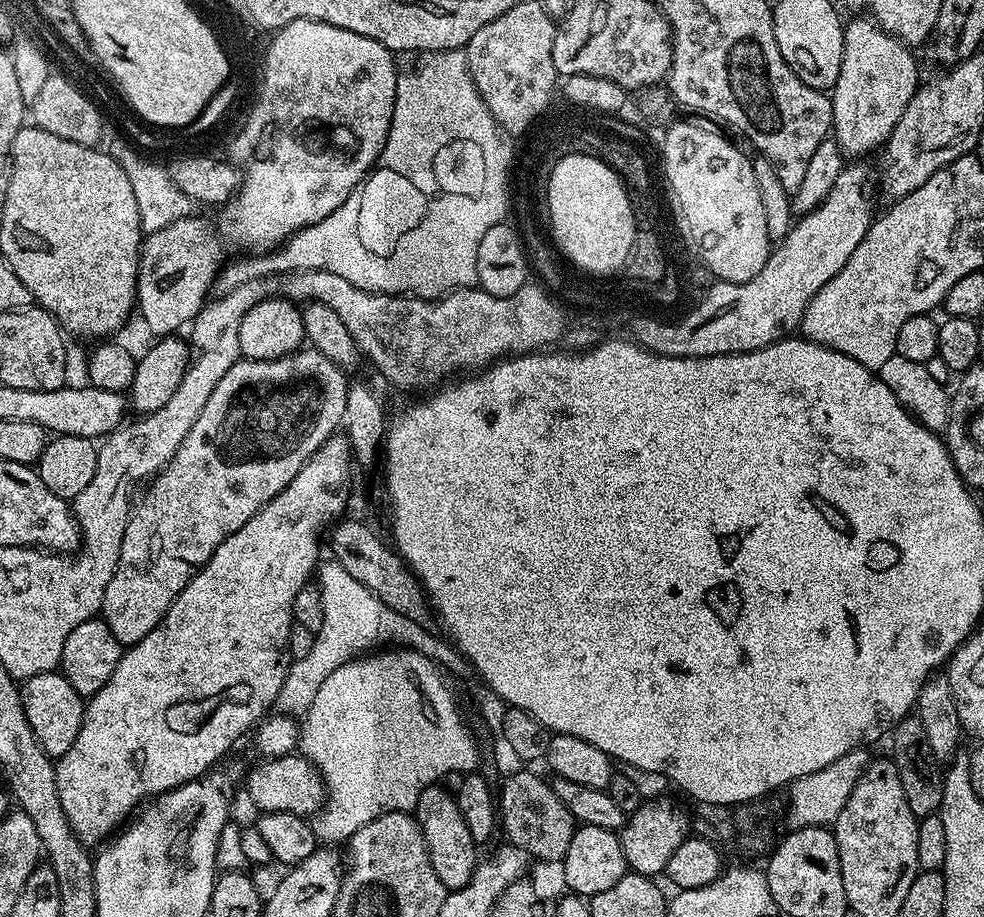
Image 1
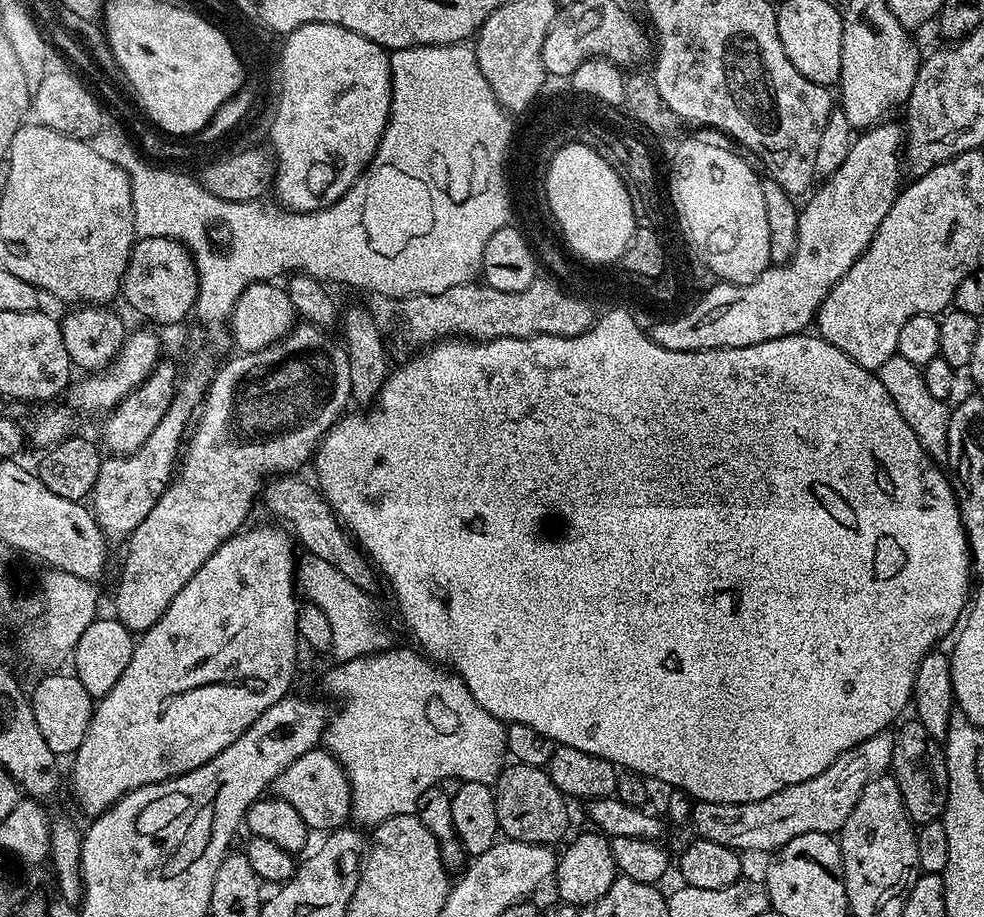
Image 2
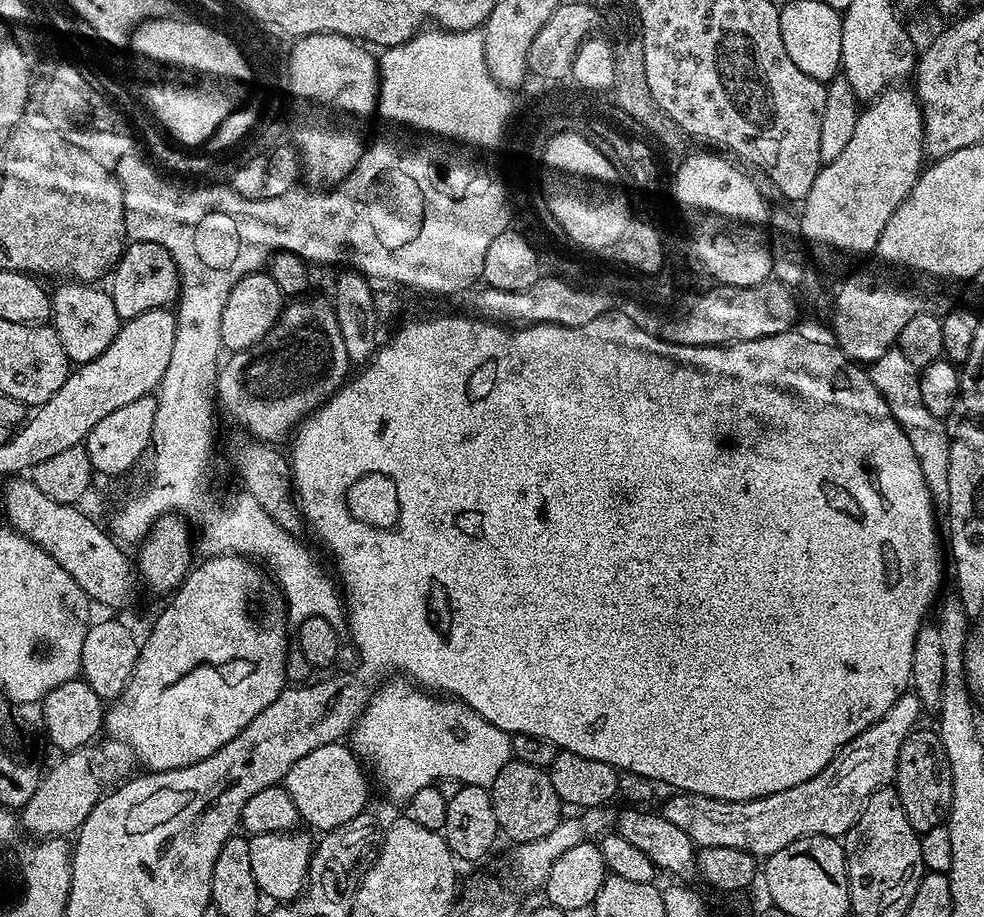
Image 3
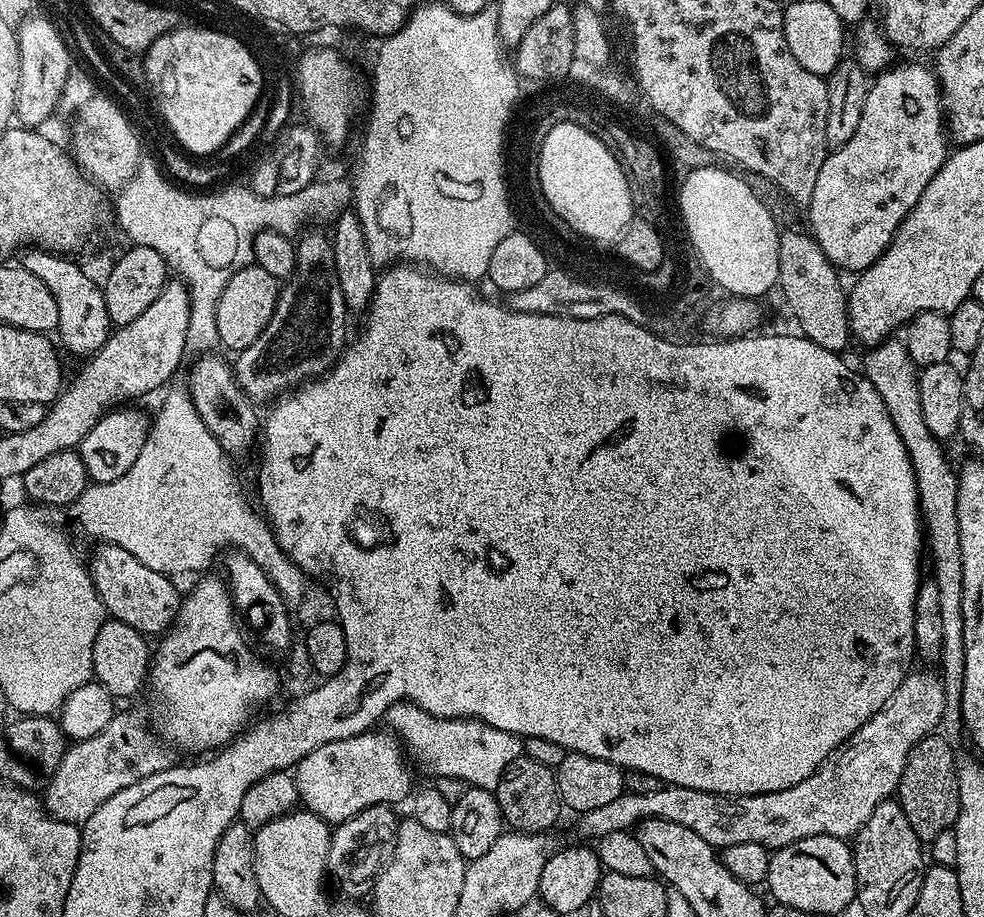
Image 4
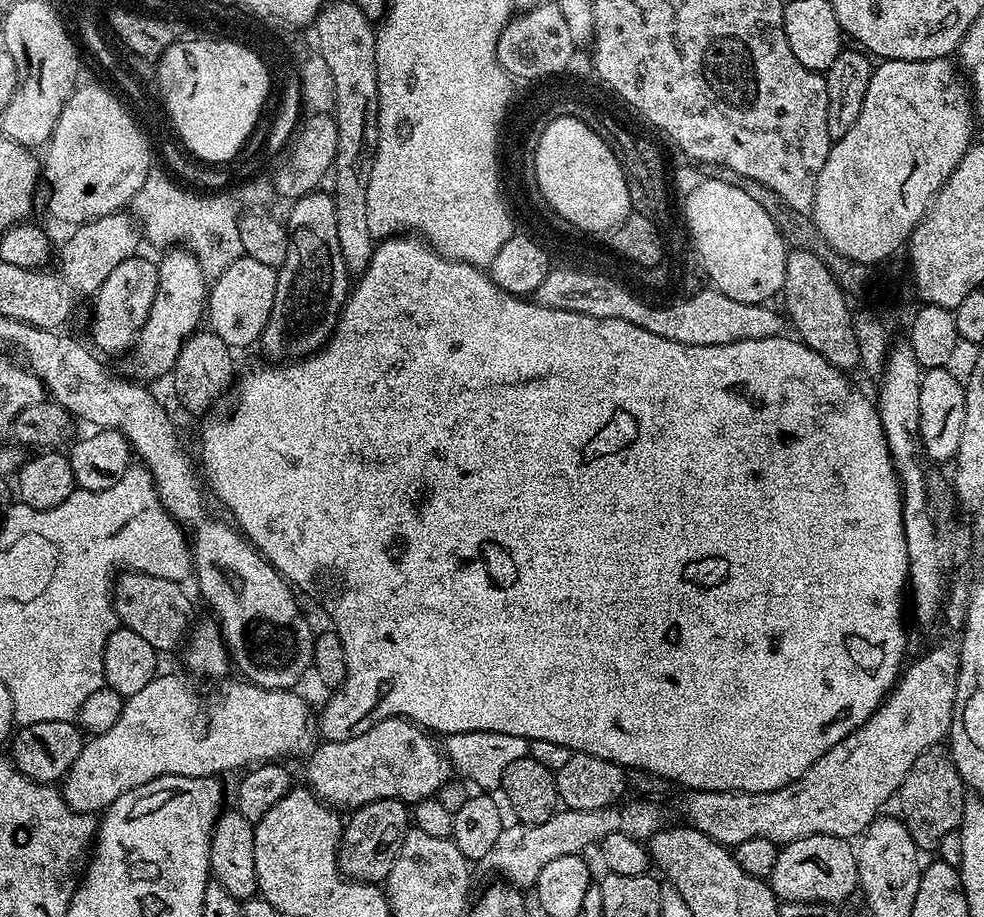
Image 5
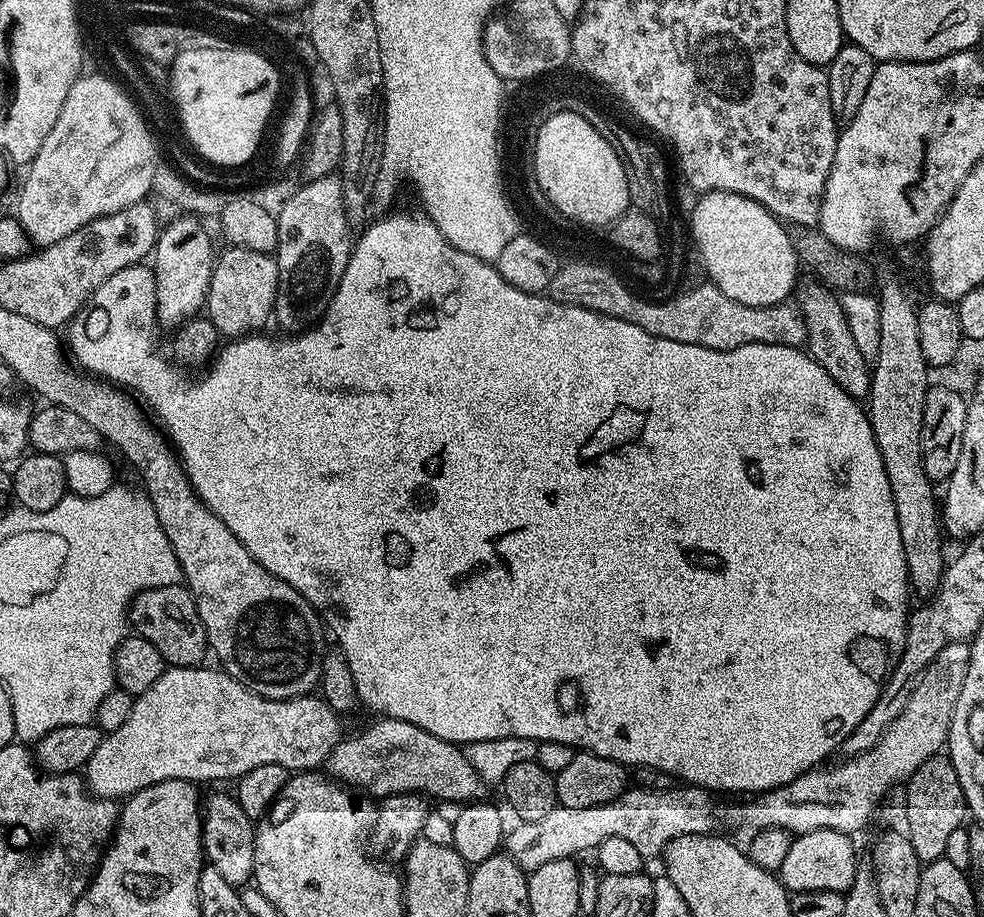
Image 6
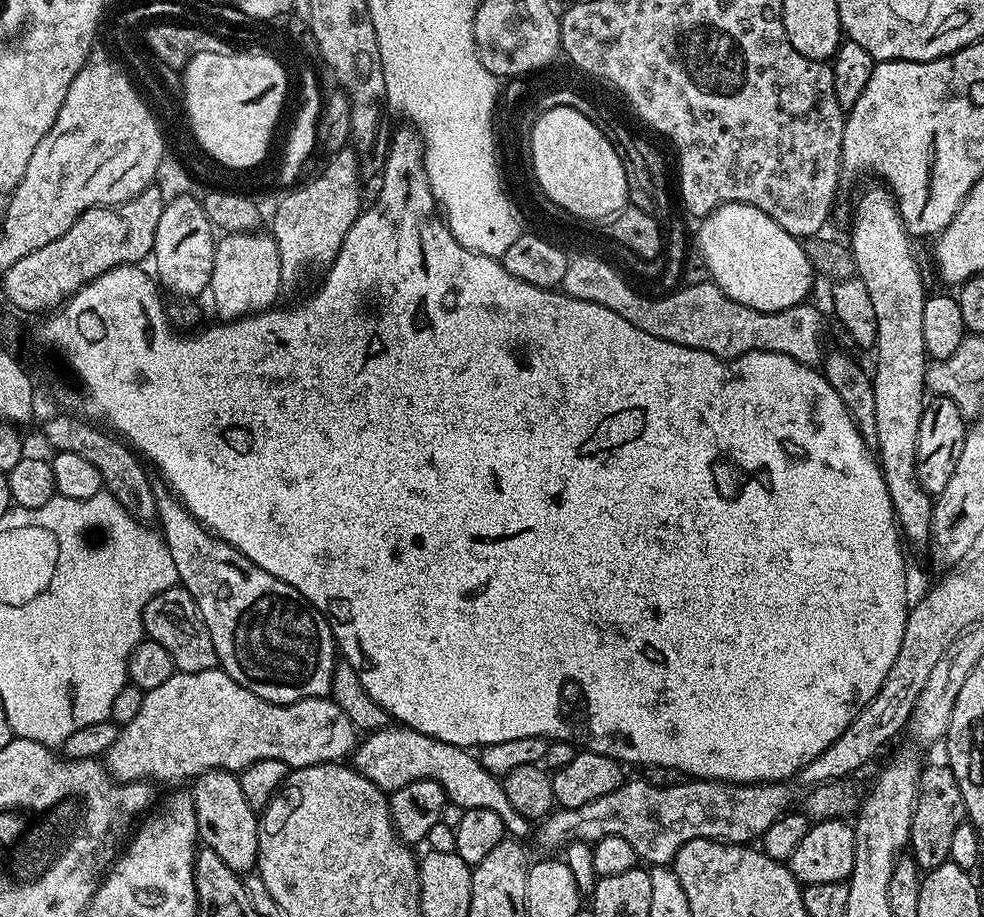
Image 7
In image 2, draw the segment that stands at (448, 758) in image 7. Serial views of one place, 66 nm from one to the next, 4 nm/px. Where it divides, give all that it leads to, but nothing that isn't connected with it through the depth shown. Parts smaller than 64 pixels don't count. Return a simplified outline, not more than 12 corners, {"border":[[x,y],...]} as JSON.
{"border":[[320,746],[270,788],[320,834],[352,815],[344,767]]}

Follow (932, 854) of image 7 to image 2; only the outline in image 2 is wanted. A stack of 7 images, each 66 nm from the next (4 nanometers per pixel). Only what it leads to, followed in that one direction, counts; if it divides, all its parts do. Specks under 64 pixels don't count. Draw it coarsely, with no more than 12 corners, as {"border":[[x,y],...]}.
{"border":[[917,719],[895,729],[890,774],[919,826],[946,810],[941,741]]}

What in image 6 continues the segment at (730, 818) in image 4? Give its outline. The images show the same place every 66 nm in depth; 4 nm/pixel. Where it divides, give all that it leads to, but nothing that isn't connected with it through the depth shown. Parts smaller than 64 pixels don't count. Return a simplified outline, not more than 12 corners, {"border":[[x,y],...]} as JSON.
{"border":[[944,650],[873,748],[745,799],[751,830],[862,831],[947,745]]}

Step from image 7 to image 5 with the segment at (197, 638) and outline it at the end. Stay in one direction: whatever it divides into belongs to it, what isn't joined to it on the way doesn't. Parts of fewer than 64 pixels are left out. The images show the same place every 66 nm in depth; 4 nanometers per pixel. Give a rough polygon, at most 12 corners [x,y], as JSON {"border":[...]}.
{"border":[[121,571],[116,619],[157,653],[185,643],[192,604],[174,580]]}

